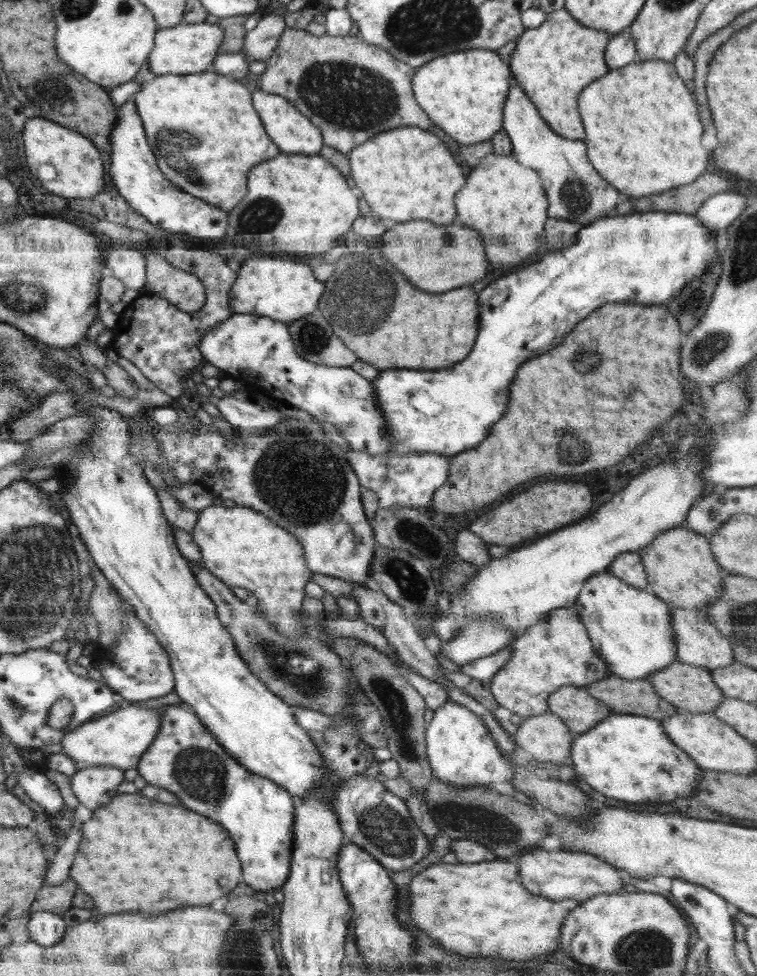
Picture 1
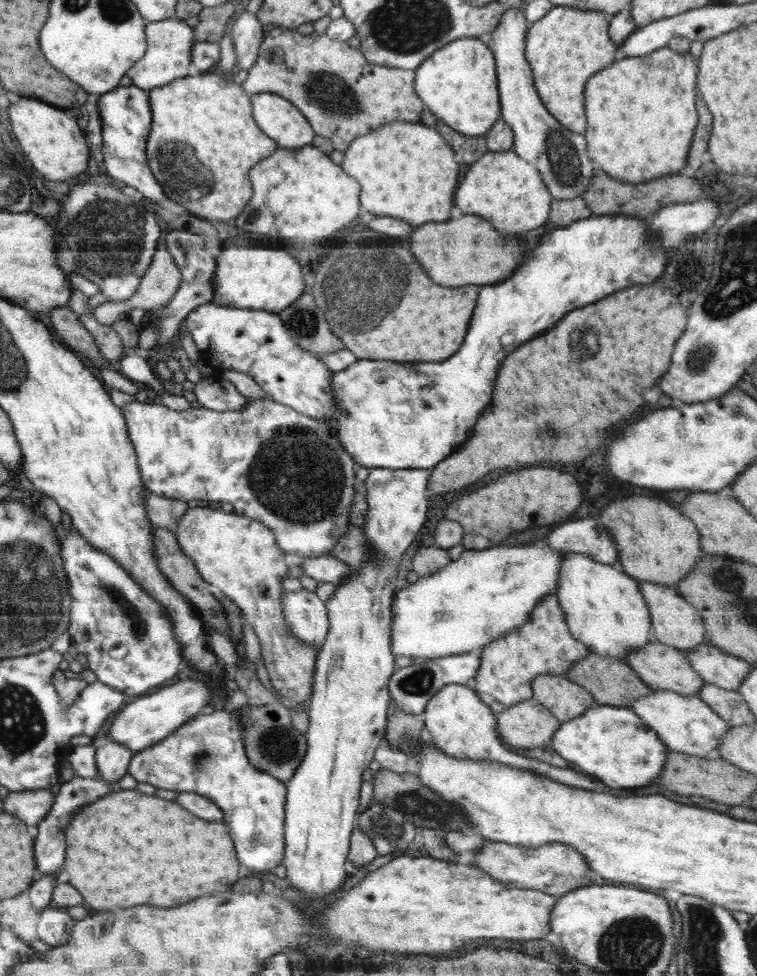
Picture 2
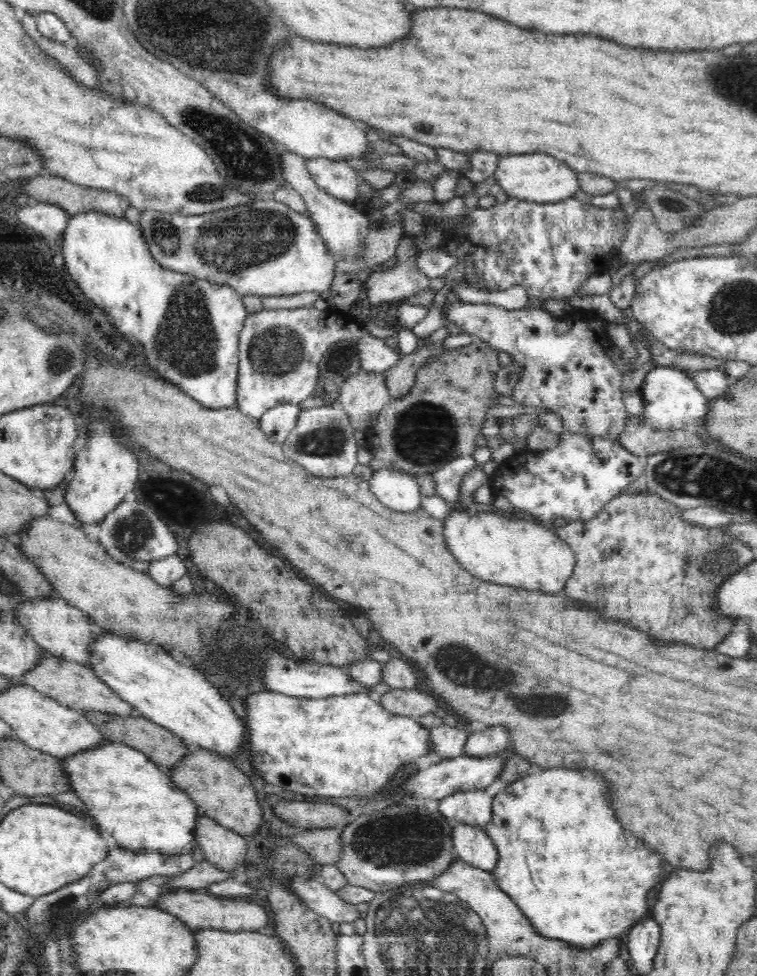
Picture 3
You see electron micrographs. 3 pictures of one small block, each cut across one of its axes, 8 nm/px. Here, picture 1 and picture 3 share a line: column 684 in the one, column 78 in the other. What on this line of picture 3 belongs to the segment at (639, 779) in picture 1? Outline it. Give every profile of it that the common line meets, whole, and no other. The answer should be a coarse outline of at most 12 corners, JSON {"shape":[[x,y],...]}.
{"shape":[[105,740],[60,759],[126,850],[180,856],[200,813],[167,769]]}

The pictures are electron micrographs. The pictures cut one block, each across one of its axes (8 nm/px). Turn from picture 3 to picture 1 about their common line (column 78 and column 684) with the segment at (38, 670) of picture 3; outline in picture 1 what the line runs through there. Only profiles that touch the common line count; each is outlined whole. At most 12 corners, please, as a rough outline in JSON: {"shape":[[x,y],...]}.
{"shape":[[675,660],[649,680],[660,698],[713,713],[723,692],[707,669]]}

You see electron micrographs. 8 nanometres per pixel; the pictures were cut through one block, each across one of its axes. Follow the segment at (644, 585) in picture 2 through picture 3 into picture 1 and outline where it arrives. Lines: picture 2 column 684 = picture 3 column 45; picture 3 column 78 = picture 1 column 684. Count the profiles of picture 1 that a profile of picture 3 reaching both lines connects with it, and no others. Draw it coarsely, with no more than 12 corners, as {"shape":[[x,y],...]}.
{"shape":[[670,606],[677,660],[708,671],[735,661],[704,611]]}

